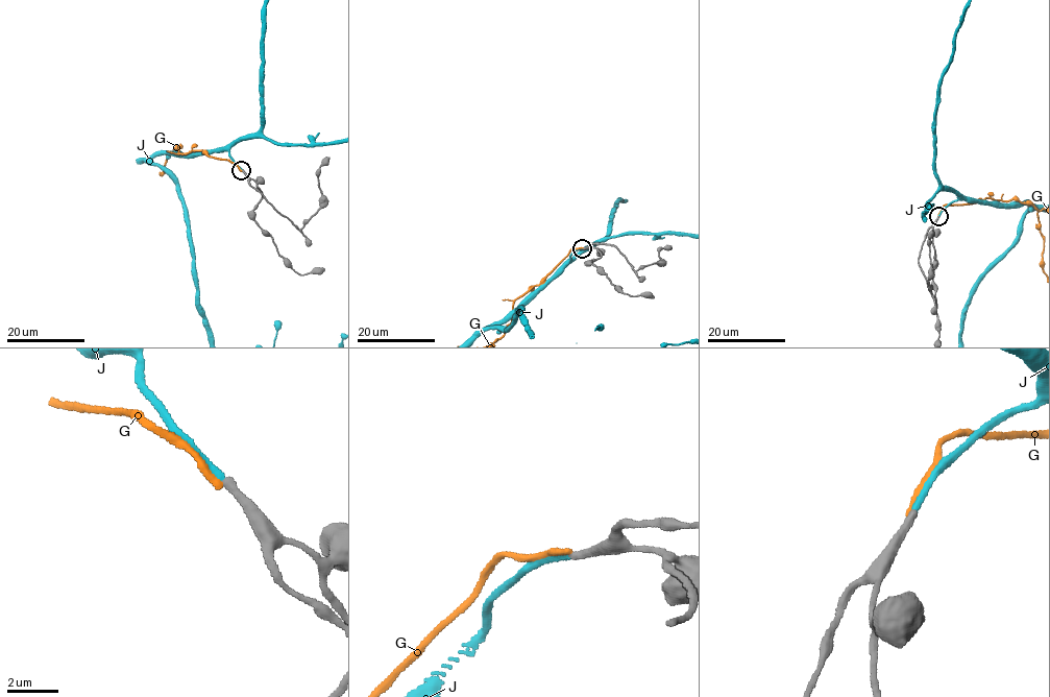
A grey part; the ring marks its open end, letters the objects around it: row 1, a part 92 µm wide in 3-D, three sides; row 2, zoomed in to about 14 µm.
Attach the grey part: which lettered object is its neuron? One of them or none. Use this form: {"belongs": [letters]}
{"belongs": ["J"]}

